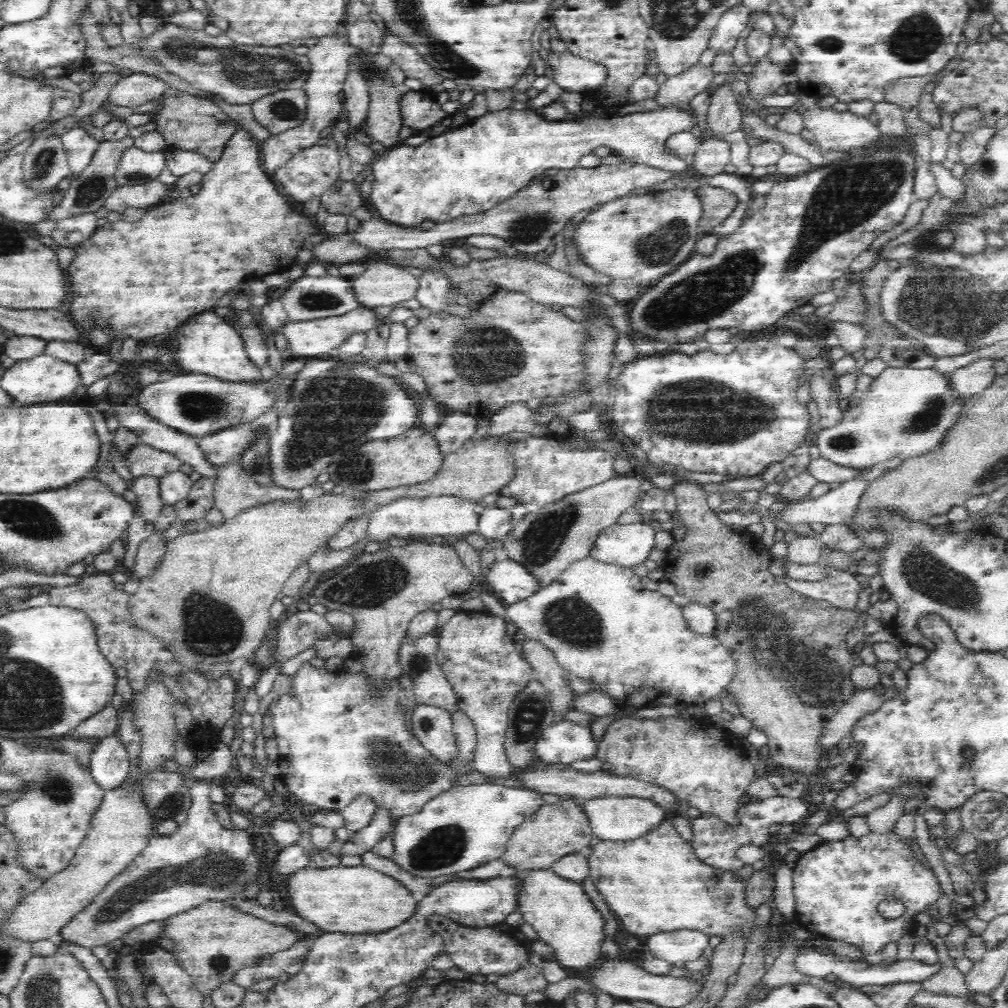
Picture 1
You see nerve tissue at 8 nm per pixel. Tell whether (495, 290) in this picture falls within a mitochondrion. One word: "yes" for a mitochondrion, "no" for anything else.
no

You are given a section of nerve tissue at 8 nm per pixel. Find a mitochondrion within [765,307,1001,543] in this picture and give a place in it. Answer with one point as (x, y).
(926, 420)

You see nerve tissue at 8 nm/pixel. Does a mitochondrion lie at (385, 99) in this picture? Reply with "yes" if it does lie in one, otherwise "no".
yes

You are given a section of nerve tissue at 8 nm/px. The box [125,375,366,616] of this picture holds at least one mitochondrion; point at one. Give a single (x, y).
(198, 406)

